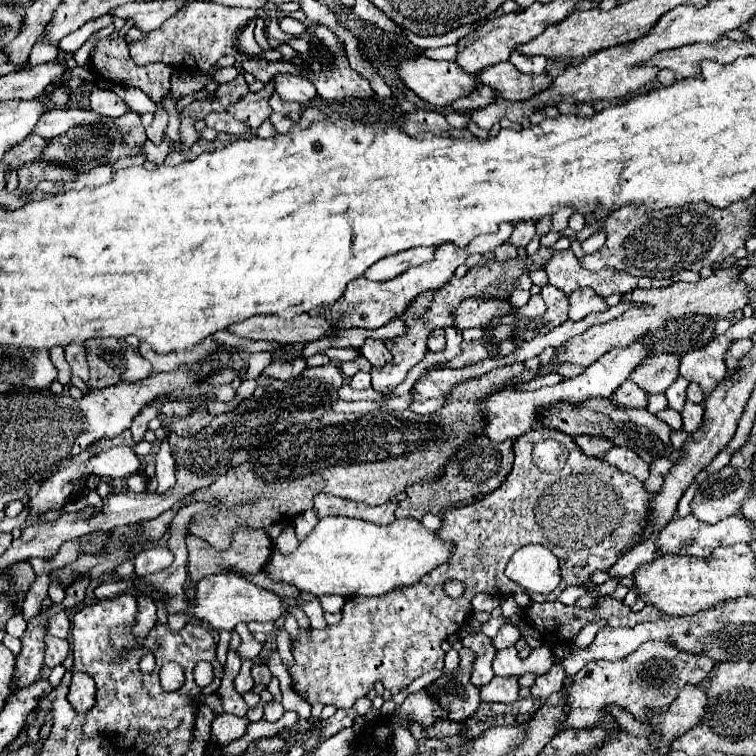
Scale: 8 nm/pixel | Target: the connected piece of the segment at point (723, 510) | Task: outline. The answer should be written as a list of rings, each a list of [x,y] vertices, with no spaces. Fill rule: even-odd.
[[[725,466],[699,484],[699,490],[691,502],[691,514],[707,524],[715,524],[725,516],[737,514],[745,496],[749,494],[749,484],[749,468],[735,470],[731,466]]]

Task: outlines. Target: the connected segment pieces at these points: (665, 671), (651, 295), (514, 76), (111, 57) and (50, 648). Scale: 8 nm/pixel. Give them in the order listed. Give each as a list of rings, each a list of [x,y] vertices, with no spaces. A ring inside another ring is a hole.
[[[653,640],[641,644],[635,652],[629,656],[607,662],[607,660],[593,660],[577,676],[573,676],[573,684],[569,688],[569,714],[563,722],[565,728],[593,728],[605,714],[605,708],[611,704],[617,704],[625,708],[629,714],[633,714],[637,720],[645,718],[645,708],[651,710],[663,710],[667,708],[675,698],[677,692],[685,684],[703,684],[709,672],[713,670],[715,662],[709,656],[683,652],[671,642],[665,640]]]
[[[733,266],[729,270],[717,270],[713,272],[709,278],[701,278],[699,282],[691,284],[691,282],[675,282],[667,288],[653,288],[653,290],[631,290],[623,294],[625,302],[633,302],[633,304],[645,304],[645,308],[637,308],[631,306],[627,312],[623,312],[621,316],[613,318],[611,322],[605,324],[597,324],[593,328],[589,328],[587,332],[583,332],[581,336],[569,338],[563,348],[559,348],[553,358],[551,358],[551,368],[561,366],[561,364],[577,364],[577,366],[589,366],[593,364],[597,358],[601,358],[605,352],[609,352],[611,348],[617,346],[629,346],[633,342],[639,342],[639,338],[643,338],[643,334],[661,328],[661,324],[665,324],[665,316],[685,316],[685,312],[701,312],[701,316],[709,316],[709,318],[725,318],[727,314],[731,314],[737,308],[743,308],[745,304],[751,302],[751,286],[745,284],[739,274],[745,268]]]
[[[499,62],[489,68],[483,68],[481,72],[477,72],[477,80],[485,86],[491,86],[499,98],[511,102],[529,100],[531,96],[543,92],[553,82],[549,74],[539,76],[521,74],[511,62]]]
[[[109,36],[98,41],[93,52],[91,52],[91,68],[95,70],[101,80],[111,84],[123,84],[123,86],[135,86],[143,90],[155,104],[161,104],[165,94],[169,92],[169,78],[171,70],[167,64],[149,64],[149,66],[137,66],[133,64],[129,56],[128,44],[123,38],[110,38]]]
[[[45,634],[45,644],[47,644],[47,652],[45,652],[45,666],[47,668],[55,668],[59,664],[63,664],[63,660],[69,654],[69,642],[55,638],[51,634]]]

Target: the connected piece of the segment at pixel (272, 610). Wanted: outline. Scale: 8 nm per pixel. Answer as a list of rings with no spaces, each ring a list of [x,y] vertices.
[[[221,572],[221,574],[211,574],[211,576],[205,576],[203,580],[199,580],[199,584],[195,588],[195,604],[193,604],[191,612],[197,620],[209,624],[211,628],[231,632],[239,622],[277,620],[279,616],[285,616],[287,610],[277,594],[247,582],[243,576],[237,576],[231,572]]]

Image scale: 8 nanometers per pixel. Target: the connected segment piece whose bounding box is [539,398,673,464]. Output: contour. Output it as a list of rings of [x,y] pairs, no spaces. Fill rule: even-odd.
[[[589,398],[585,400],[585,404],[571,404],[571,402],[555,402],[549,404],[549,408],[545,408],[541,412],[541,424],[553,430],[559,430],[567,436],[605,436],[607,440],[611,440],[615,446],[623,446],[629,448],[633,452],[637,452],[647,464],[657,460],[657,458],[669,458],[673,448],[671,448],[671,428],[661,422],[655,414],[651,414],[645,408],[621,408],[617,404],[611,402],[611,398]]]

